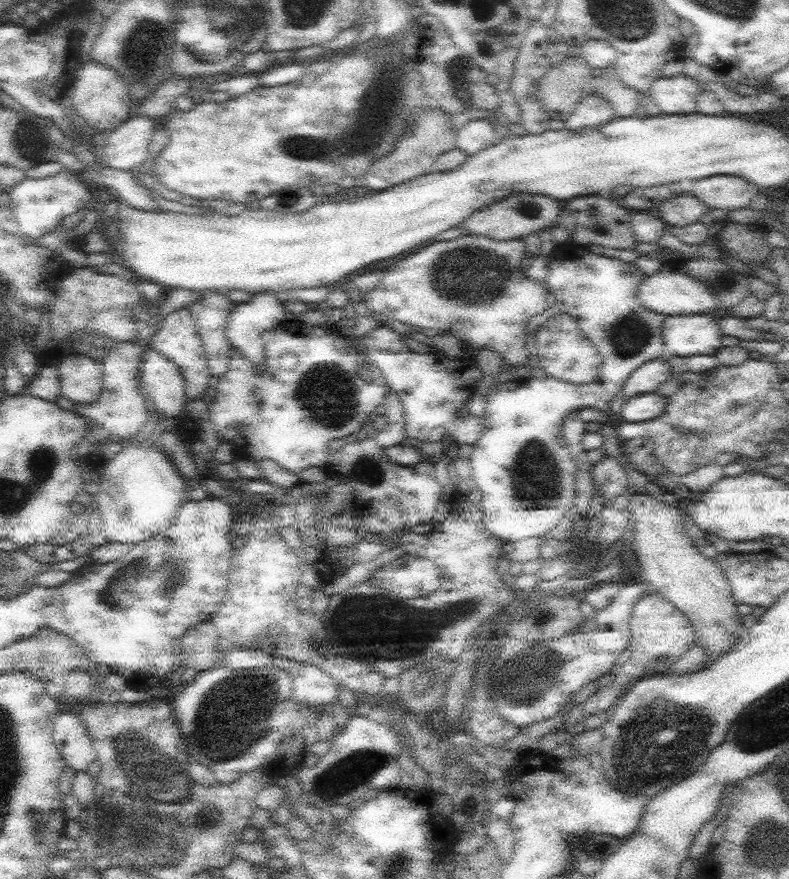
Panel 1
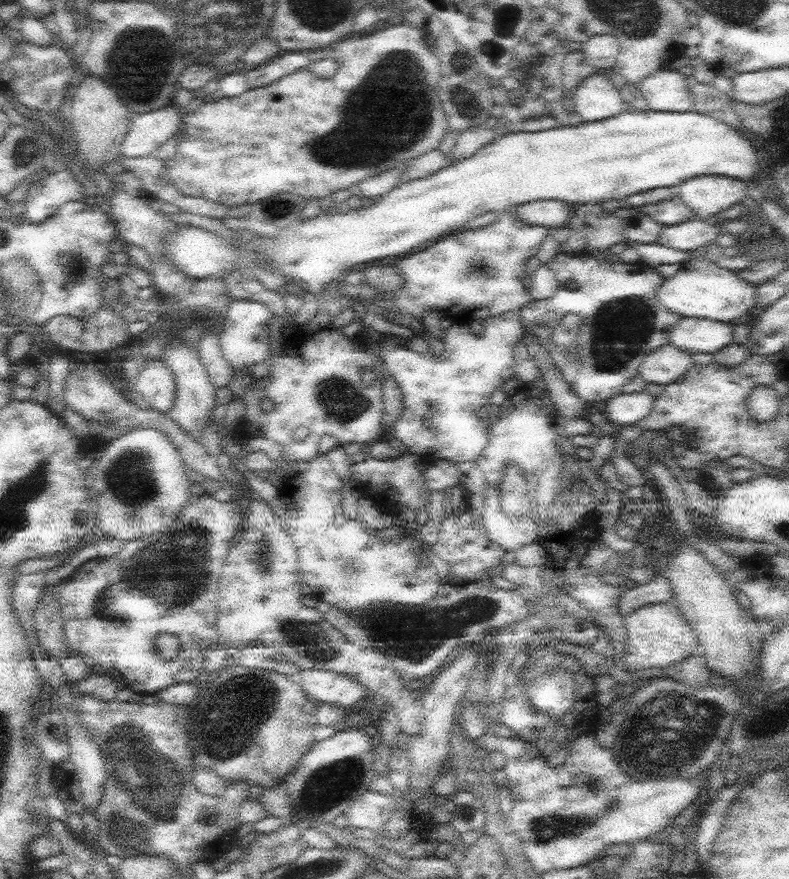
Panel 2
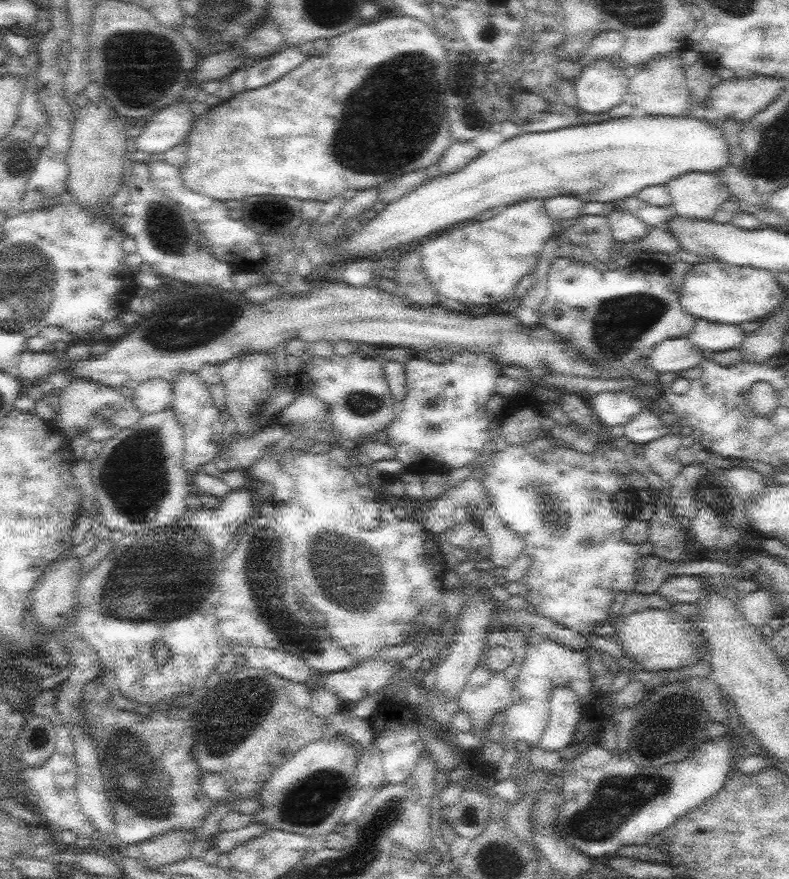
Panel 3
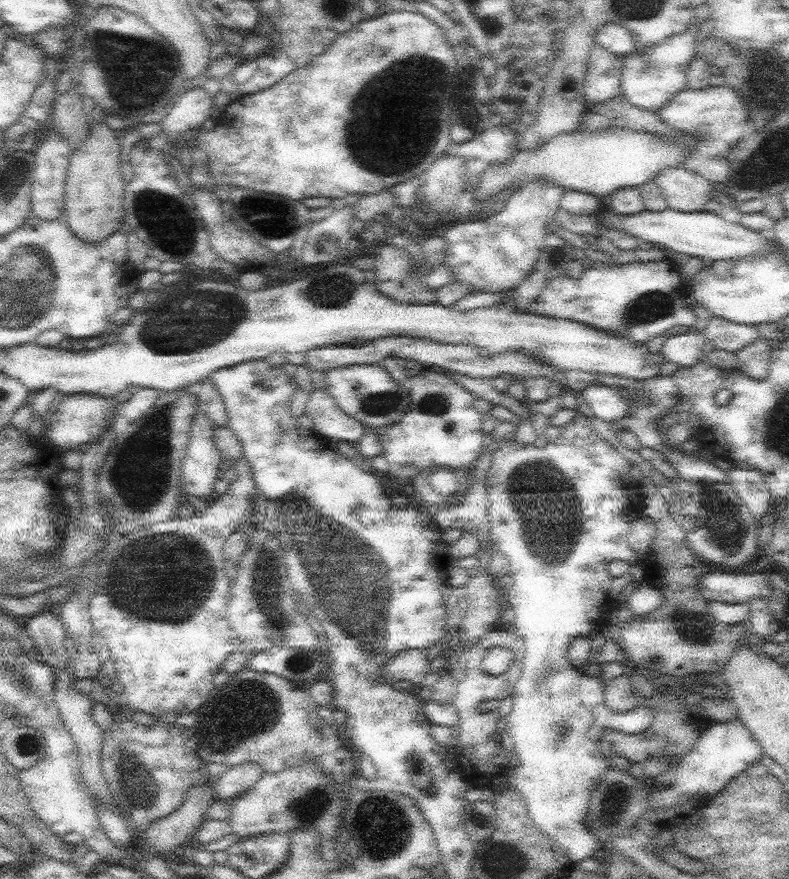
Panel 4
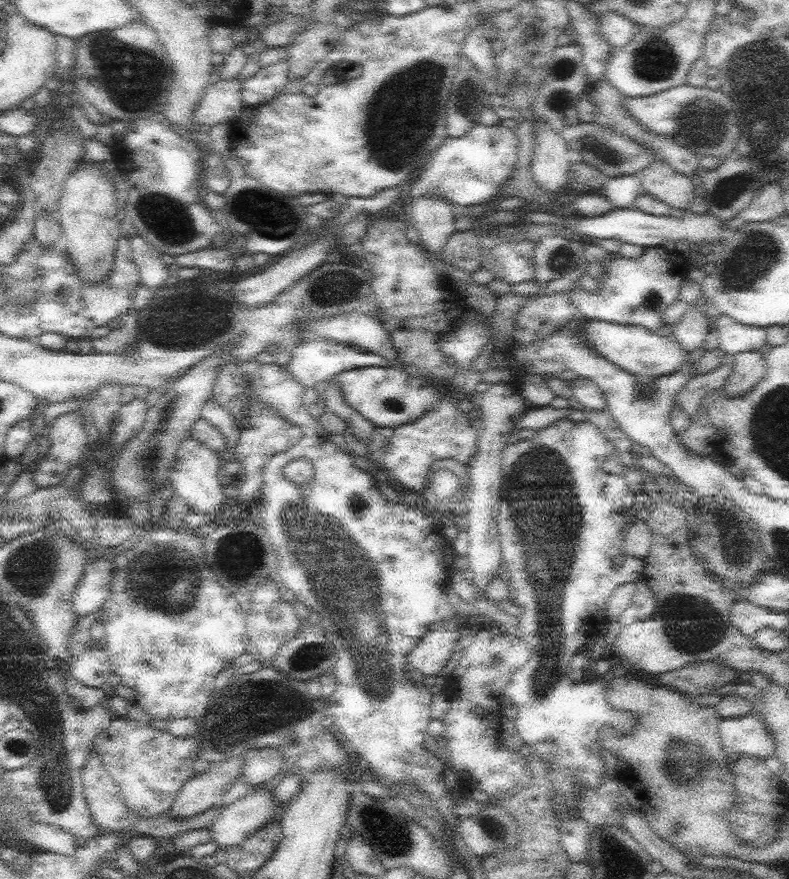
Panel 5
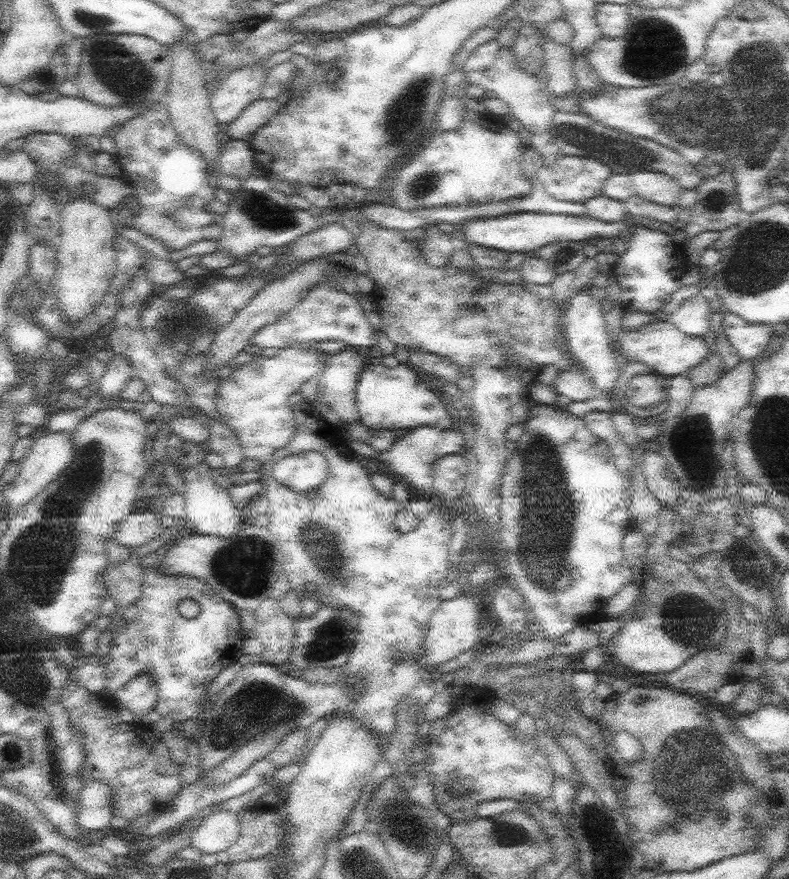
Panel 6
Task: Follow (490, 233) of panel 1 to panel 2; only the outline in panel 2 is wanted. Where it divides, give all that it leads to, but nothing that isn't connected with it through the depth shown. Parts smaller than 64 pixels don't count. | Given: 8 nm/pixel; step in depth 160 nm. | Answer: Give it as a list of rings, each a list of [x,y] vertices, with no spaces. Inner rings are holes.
[[[536,200],[518,206],[517,213],[527,223],[547,226],[554,232],[568,225],[574,207],[561,200]]]

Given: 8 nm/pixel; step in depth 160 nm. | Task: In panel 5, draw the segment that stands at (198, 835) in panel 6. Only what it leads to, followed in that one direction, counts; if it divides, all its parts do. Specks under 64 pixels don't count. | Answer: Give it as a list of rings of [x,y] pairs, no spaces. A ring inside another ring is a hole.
[[[262,789],[224,807],[210,826],[212,841],[219,844],[219,850],[242,844],[252,833],[264,828],[264,824],[281,821],[286,805],[278,807],[275,798],[270,790]]]

